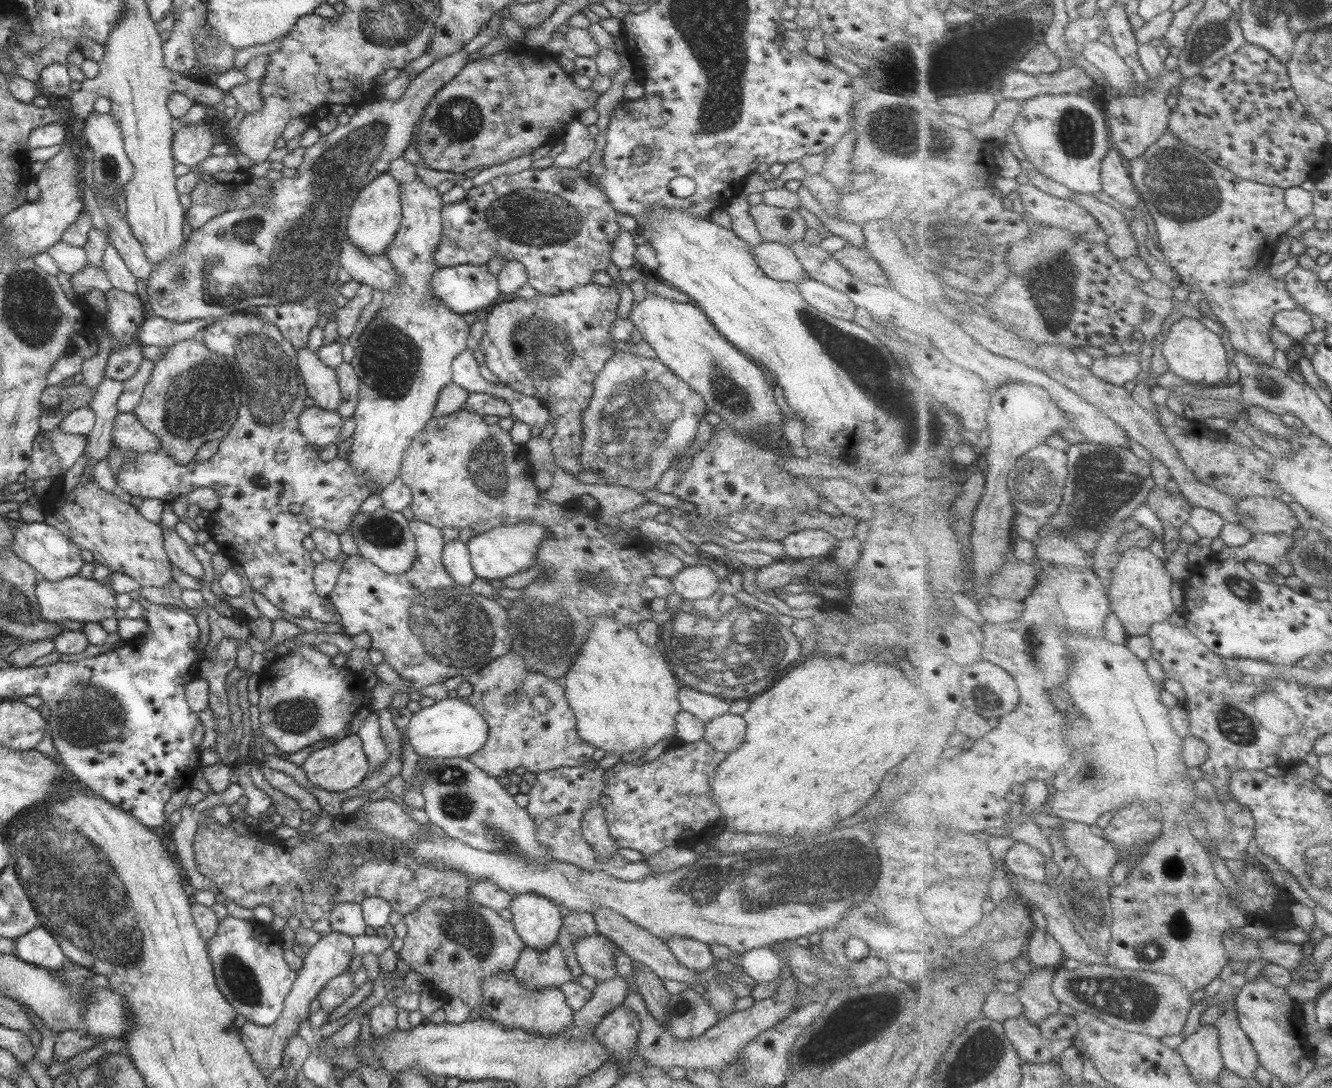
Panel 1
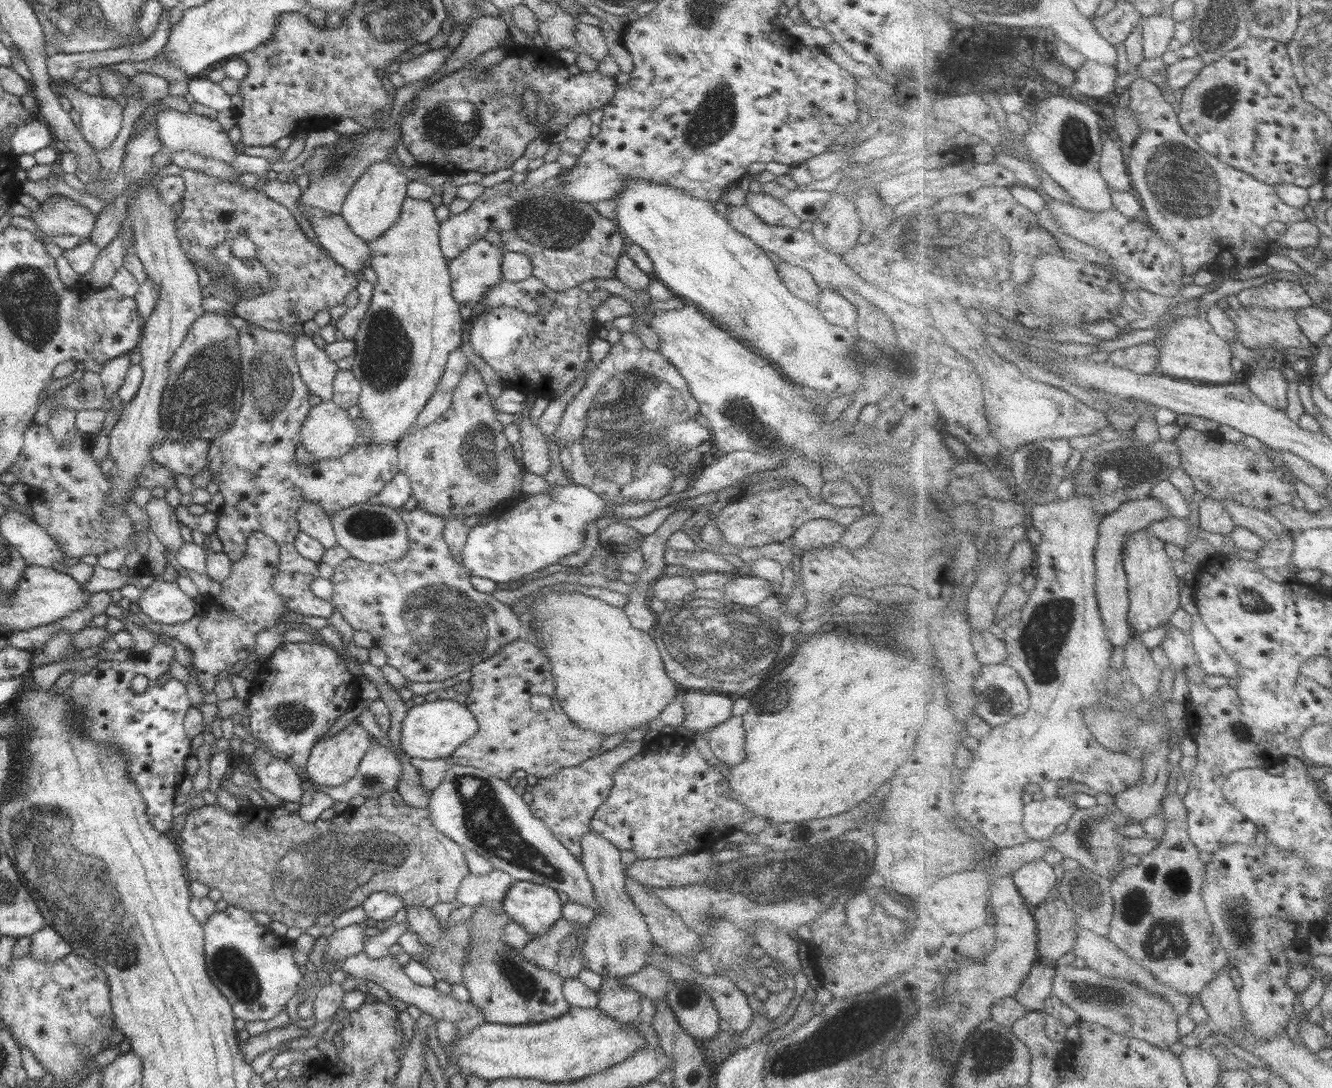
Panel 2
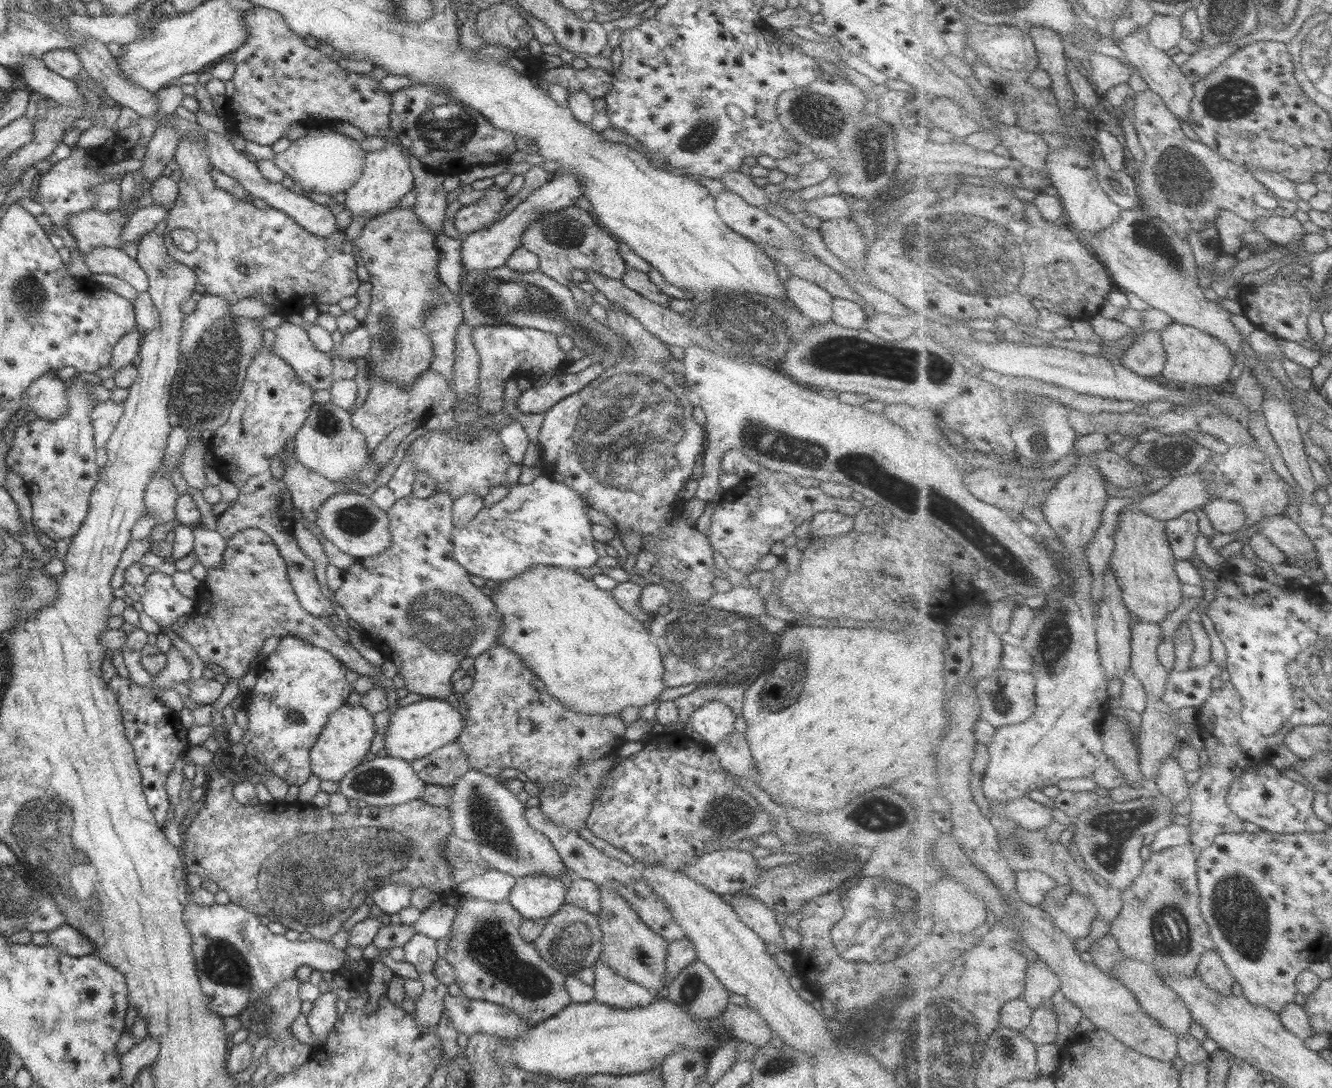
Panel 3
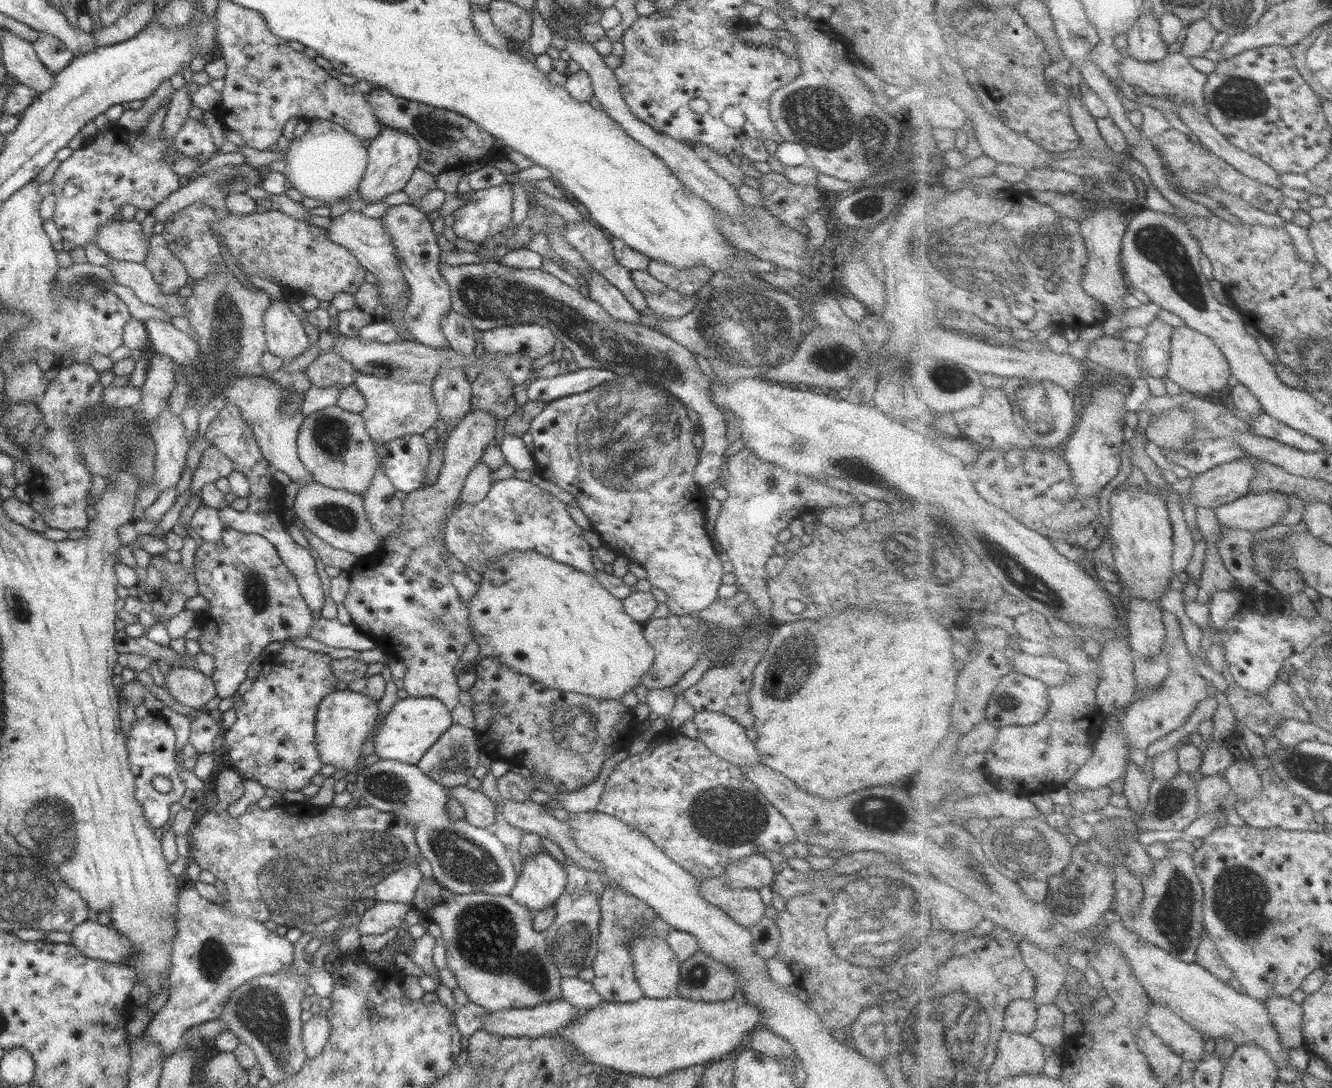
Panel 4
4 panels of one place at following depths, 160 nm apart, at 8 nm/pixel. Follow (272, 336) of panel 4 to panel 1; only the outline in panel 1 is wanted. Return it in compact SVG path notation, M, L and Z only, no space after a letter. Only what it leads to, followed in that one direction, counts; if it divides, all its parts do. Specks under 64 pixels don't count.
M304 347L297 350L297 363L303 376L307 394L316 406L326 410L337 410L341 401L337 369L323 363L317 351Z

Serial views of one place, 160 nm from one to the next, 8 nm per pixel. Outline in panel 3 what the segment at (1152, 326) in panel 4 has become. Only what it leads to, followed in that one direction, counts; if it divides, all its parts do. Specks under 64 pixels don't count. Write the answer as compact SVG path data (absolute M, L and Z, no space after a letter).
M1147 331L1136 336L1136 342L1126 351L1122 364L1146 377L1163 374L1169 354L1161 331Z

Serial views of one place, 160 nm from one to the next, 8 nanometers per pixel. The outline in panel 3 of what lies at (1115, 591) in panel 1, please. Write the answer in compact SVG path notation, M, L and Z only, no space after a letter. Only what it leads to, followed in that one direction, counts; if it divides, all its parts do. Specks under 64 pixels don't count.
M1130 510L1121 516L1116 540L1111 564L1122 582L1126 604L1140 620L1162 624L1185 601L1184 584L1176 568L1177 556L1169 539L1169 524L1142 510Z

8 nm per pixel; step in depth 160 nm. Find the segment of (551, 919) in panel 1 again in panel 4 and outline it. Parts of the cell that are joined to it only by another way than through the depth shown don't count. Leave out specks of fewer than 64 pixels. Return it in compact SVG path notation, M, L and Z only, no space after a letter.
M545 848L529 856L518 871L517 883L509 895L518 905L533 912L554 907L565 892L566 869Z

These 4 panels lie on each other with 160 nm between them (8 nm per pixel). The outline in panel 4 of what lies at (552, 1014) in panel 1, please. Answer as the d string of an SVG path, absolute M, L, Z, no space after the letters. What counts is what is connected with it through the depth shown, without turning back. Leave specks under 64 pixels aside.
M434 877L423 879L412 899L412 907L440 928L446 943L447 968L456 975L458 987L470 1001L480 1004L486 1011L502 1009L532 1008L537 1004L562 999L563 978L558 968L548 956L548 944L544 932L536 932L532 927L535 912L520 906L510 896L494 896L482 892L465 895L454 894L437 883Z

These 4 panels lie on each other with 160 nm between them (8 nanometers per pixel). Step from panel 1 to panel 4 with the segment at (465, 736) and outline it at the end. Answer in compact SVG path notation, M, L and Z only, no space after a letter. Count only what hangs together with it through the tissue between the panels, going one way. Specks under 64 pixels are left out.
M428 696L398 698L375 736L373 754L377 754L382 760L397 760L417 765L450 725L452 725L451 712L439 700Z

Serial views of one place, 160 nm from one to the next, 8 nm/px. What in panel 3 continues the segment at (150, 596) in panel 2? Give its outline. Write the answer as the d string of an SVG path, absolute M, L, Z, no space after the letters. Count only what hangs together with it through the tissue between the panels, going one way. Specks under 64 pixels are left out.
M154 572L147 576L144 588L146 591L137 606L160 627L168 627L174 624L179 616L192 614L196 610L196 601L174 588L171 576Z

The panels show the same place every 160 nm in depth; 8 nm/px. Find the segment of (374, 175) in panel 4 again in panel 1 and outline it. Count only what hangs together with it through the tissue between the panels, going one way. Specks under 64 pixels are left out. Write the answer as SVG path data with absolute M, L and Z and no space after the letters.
M388 171L371 180L351 204L347 216L347 237L367 255L384 255L386 247L394 240L402 222L401 183Z

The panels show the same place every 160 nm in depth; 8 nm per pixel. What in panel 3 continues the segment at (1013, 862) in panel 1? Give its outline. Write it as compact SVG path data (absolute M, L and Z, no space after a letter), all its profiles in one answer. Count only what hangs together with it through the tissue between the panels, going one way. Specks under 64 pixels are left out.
M1022 870L1017 872L1017 879L1019 894L1032 906L1043 905L1048 895L1060 885L1052 876L1040 870Z

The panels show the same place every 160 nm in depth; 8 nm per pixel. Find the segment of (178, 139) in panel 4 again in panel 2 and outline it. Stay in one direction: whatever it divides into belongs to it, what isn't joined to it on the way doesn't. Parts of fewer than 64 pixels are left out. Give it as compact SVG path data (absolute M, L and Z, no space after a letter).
M182 170L181 177L184 179L185 193L181 200L182 213L177 216L174 227L176 227L176 237L180 241L180 248L187 254L187 257L192 262L196 262L202 270L206 270L211 278L225 276L227 272L213 255L213 248L217 244L225 242L228 237L238 237L244 231L248 241L257 246L258 258L267 268L267 272L273 274L269 291L260 293L251 299L238 297L235 300L235 316L240 316L240 318L272 332L288 332L295 324L303 324L313 319L318 310L324 310L324 308L329 310L333 306L344 304L347 294L359 285L356 274L350 269L346 270L329 253L320 249L314 242L310 242L292 212L268 197L264 192L258 193L254 187L251 189L242 187L239 179L238 184L233 185L230 182L215 181L213 177L198 171Z

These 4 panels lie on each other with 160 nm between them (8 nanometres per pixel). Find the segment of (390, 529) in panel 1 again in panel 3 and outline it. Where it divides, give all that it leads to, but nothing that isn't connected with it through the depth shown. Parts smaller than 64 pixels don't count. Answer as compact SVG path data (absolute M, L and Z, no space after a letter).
M336 494L316 508L315 523L321 534L342 552L364 559L381 553L390 546L389 518L369 498L360 494Z

